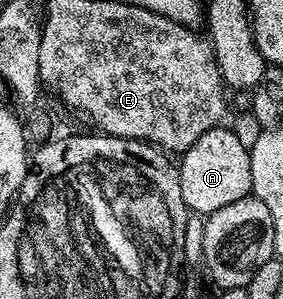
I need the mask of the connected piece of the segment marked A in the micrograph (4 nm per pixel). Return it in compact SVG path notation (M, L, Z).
M217 125L202 133L202 137L198 137L179 156L178 170L184 206L201 217L212 215L225 205L234 205L234 201L242 201L252 195L248 149L242 147L227 126Z

